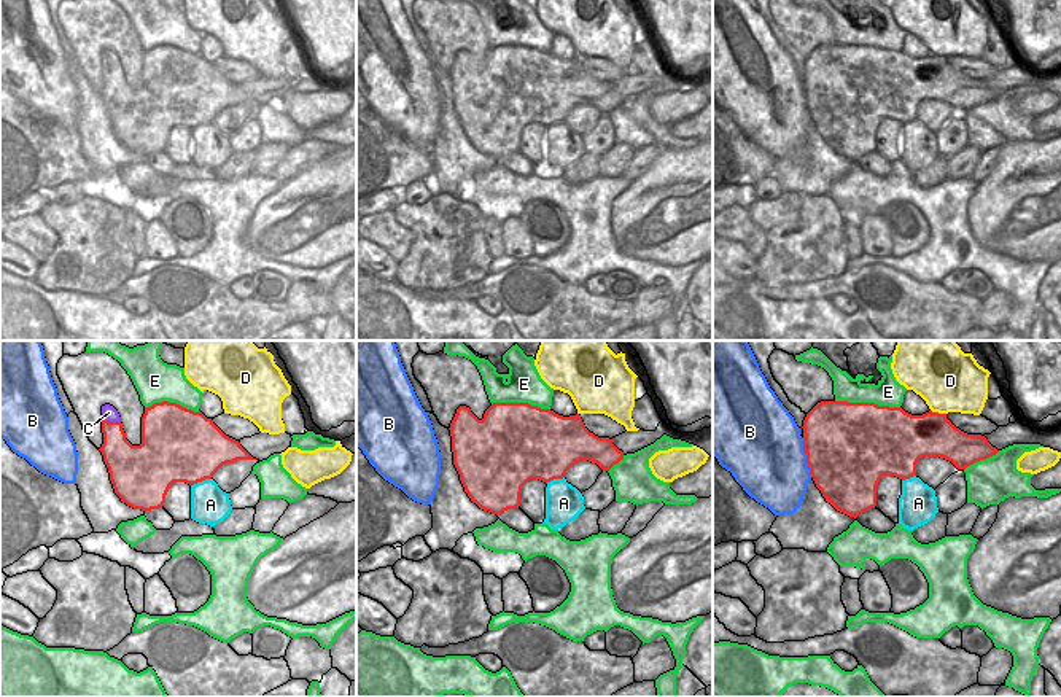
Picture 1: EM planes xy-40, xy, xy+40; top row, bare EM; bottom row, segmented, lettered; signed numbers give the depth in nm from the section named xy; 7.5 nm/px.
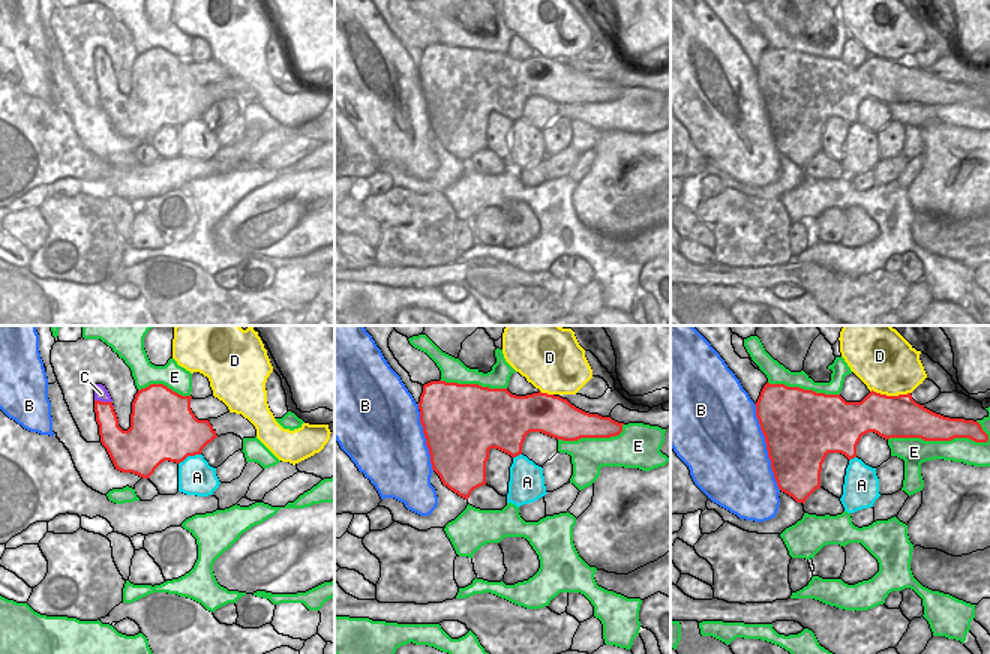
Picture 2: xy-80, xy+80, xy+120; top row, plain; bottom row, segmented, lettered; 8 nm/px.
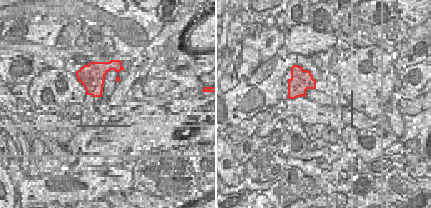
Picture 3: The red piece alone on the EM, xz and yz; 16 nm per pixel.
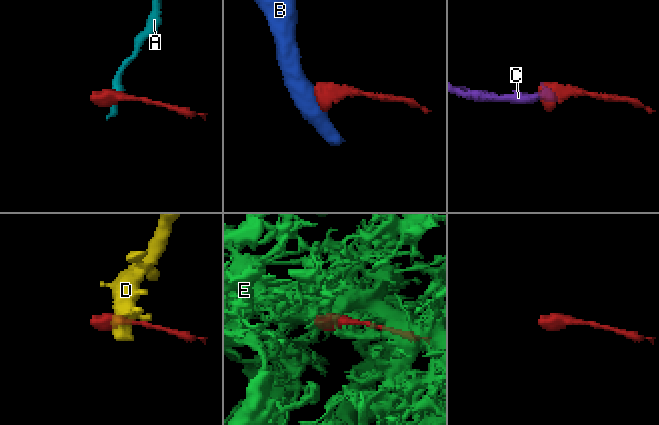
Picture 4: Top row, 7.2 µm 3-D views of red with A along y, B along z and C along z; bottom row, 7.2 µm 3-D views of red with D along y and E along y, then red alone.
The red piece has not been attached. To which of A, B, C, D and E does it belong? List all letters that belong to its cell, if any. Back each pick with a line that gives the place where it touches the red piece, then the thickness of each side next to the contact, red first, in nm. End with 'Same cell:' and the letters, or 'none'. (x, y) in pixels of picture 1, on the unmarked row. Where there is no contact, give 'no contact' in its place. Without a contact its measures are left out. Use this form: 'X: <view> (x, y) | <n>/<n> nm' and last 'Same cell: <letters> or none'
C: xy-40 (112, 66) | 240/120 nm
Same cell: C

